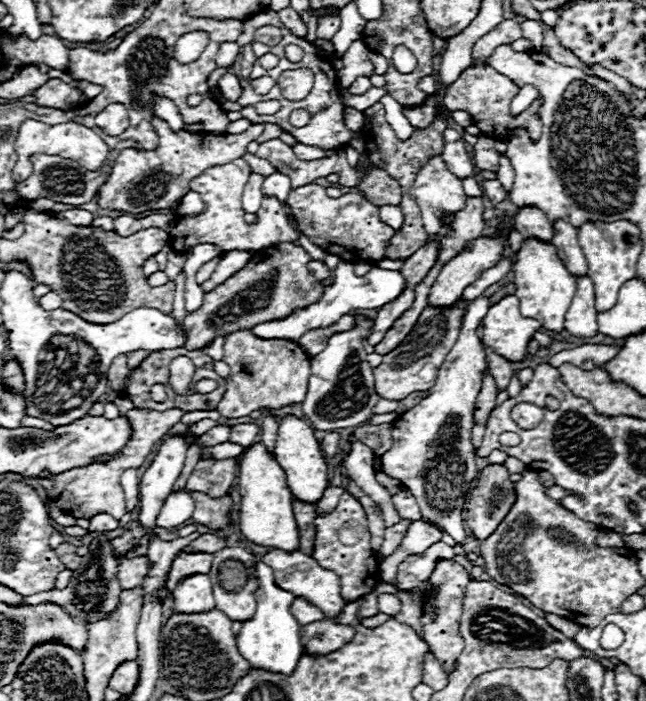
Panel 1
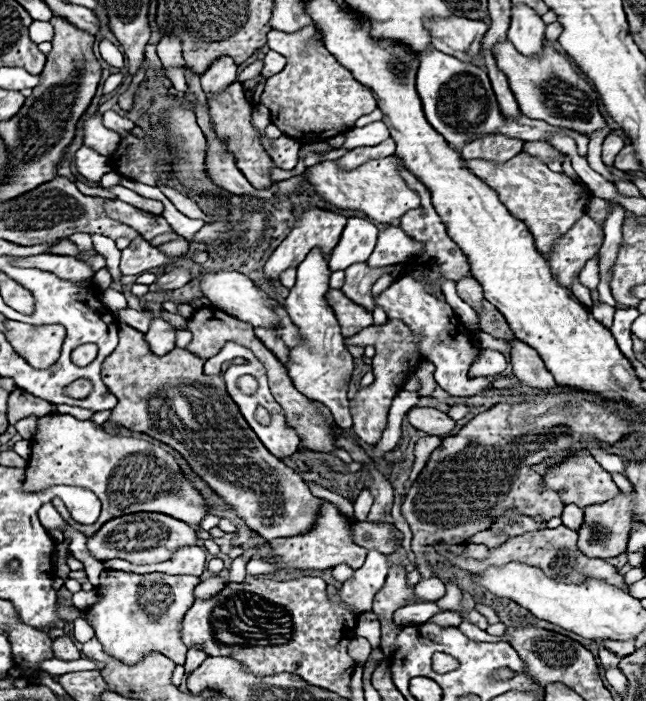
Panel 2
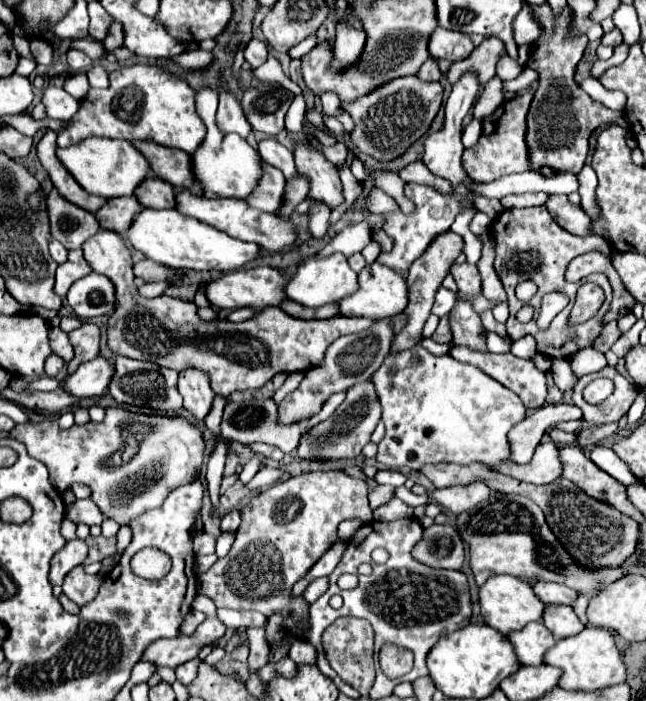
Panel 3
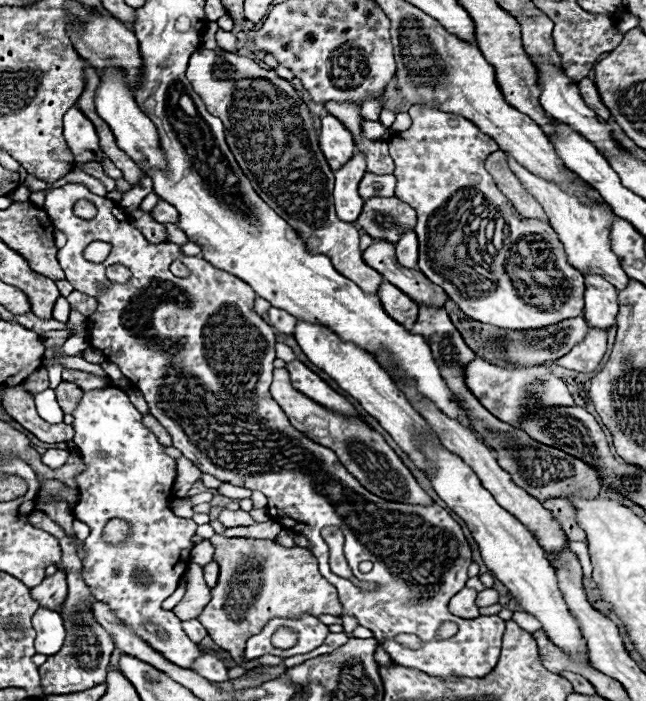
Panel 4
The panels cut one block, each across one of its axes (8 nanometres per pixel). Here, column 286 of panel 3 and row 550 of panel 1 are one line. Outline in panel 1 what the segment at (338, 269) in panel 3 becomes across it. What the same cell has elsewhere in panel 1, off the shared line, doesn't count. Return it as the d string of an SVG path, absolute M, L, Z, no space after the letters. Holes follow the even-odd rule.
M254 444L246 448L242 454L240 466L238 466L238 492L242 496L240 502L240 532L246 540L278 548L284 552L294 552L300 546L298 538L298 526L292 512L292 494L286 484L286 474L278 466L276 460L272 460L264 448L264 444Z

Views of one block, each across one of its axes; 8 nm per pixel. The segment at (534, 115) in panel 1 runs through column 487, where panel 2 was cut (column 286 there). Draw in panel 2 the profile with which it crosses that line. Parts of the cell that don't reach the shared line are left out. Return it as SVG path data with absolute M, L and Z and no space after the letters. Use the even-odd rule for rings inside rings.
M306 26L294 34L278 30L268 32L268 46L284 54L288 64L280 74L268 78L260 102L270 110L272 122L300 144L328 140L340 132L346 132L348 128L354 128L354 122L360 116L376 110L372 92L356 82L320 42L312 40L314 30L314 26Z

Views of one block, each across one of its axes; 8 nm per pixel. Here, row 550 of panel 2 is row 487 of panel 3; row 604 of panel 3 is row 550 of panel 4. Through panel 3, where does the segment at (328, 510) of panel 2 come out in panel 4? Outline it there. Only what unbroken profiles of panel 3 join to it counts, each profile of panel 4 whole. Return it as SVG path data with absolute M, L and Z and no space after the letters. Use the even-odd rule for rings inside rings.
M218 534L212 536L210 542L216 546L214 560L220 564L220 578L212 588L212 600L198 620L208 630L210 638L226 650L238 666L250 662L244 660L246 640L258 634L272 618L294 618L304 612L310 612L312 616L342 616L336 588L320 576L318 562L310 550L300 546L284 548L274 540L226 538Z

